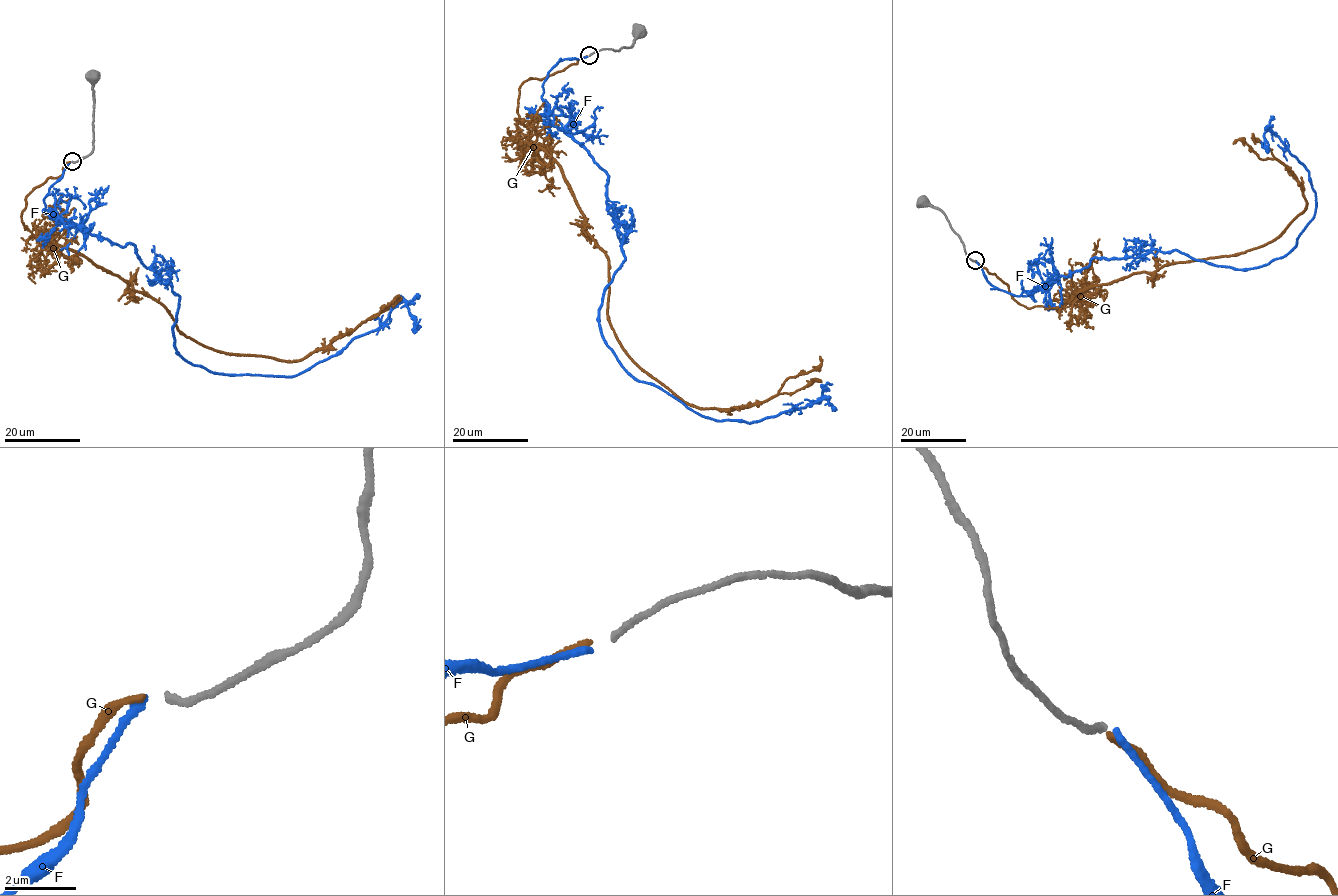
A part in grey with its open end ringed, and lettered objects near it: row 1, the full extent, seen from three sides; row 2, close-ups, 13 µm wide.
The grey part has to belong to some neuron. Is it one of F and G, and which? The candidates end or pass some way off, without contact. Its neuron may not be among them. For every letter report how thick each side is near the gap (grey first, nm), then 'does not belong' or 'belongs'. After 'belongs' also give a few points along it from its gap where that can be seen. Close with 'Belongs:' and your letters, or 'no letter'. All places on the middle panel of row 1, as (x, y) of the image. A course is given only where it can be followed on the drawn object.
F: calibres 190 and 200 nm; does not belong
G: calibres 190 and 170 nm; belongs; course (587, 56), (523, 82), (517, 126), (559, 165), (608, 259), (622, 349), (717, 409), (771, 399), (819, 356)
Belongs: G

